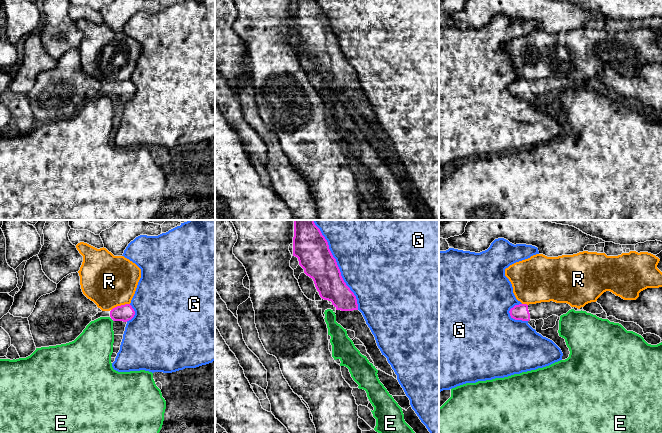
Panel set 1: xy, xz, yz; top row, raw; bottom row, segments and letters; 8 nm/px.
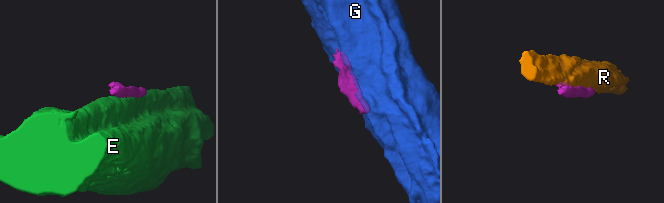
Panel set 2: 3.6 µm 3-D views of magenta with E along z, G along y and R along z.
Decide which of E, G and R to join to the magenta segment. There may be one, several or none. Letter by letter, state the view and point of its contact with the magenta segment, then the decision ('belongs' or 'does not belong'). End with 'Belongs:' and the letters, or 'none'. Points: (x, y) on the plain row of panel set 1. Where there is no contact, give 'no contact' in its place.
E: no contact | does not belong
G: xz (338, 43) | does not belong
R: xy (121, 81) | does not belong
Belongs: none

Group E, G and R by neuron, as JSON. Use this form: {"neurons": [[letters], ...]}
{"neurons": [["E"], ["G"], ["R"]]}

